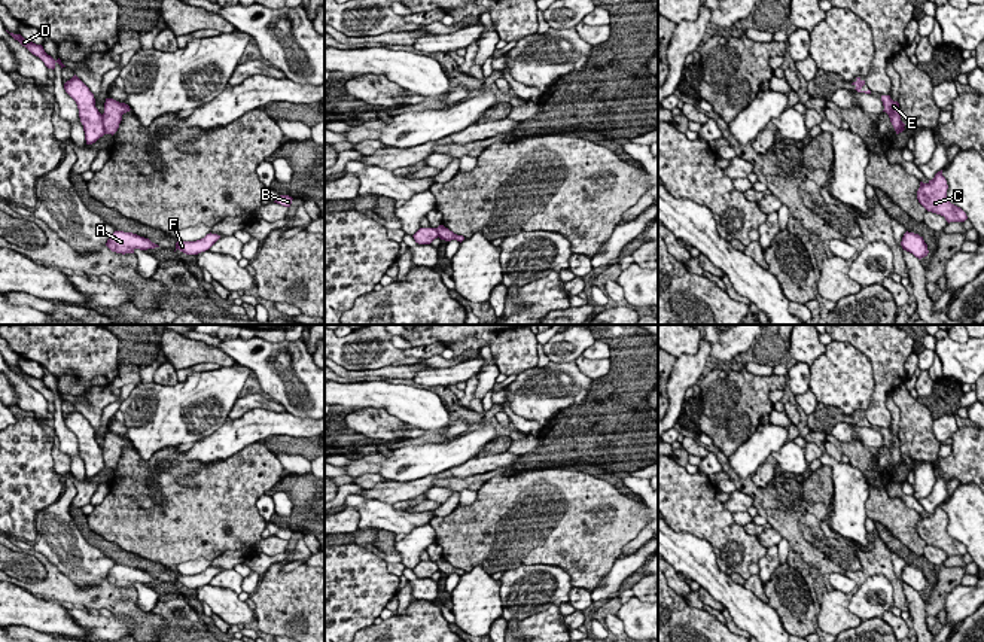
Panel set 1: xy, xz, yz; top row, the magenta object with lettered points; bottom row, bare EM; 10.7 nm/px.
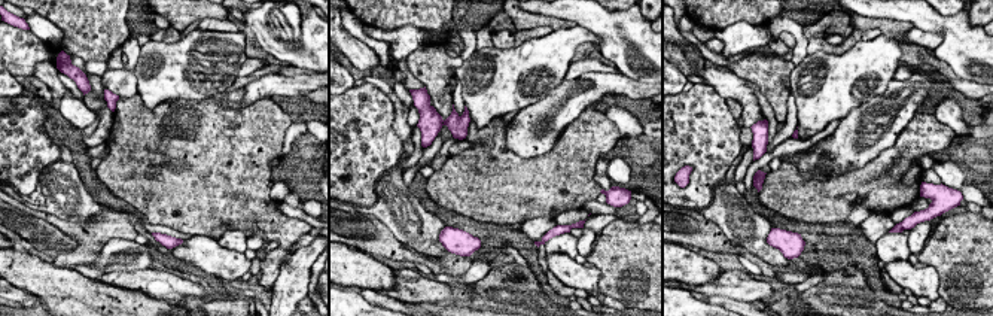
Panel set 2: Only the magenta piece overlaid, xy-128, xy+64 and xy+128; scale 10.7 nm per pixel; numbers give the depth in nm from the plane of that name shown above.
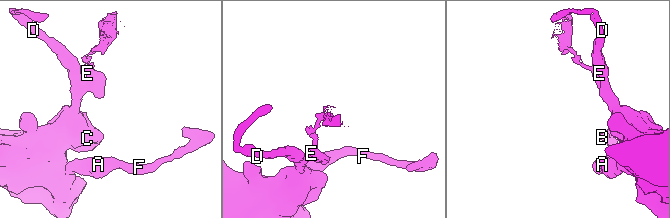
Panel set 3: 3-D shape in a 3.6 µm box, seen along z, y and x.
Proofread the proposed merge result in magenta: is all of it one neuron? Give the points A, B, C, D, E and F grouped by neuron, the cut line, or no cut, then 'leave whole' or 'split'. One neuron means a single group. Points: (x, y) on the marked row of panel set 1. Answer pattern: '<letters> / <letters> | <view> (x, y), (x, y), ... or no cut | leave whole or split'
A B C D F / E | xy (101, 115), (106, 133) | split

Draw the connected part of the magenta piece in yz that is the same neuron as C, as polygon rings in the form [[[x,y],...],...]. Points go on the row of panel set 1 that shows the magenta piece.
[[[941,170],[927,183],[920,182],[917,200],[927,212],[944,216],[948,223],[965,222],[966,213],[948,201],[947,189],[948,185]]]

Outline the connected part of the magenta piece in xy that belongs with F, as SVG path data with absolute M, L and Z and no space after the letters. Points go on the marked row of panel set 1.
M210 232L204 238L197 240L197 241L180 241L179 240L176 243L176 250L179 249L180 252L186 255L198 255L201 252L208 250L219 238L220 235Z

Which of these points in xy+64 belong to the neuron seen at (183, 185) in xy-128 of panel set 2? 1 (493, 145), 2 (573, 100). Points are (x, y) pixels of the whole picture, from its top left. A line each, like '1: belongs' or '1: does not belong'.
1: belongs
2: does not belong

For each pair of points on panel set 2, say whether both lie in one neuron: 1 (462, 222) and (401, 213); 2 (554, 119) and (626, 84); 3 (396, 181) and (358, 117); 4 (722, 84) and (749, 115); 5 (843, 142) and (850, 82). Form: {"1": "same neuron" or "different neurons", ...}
{"1": "different neurons", "2": "same neuron", "3": "different neurons", "4": "same neuron", "5": "different neurons"}

